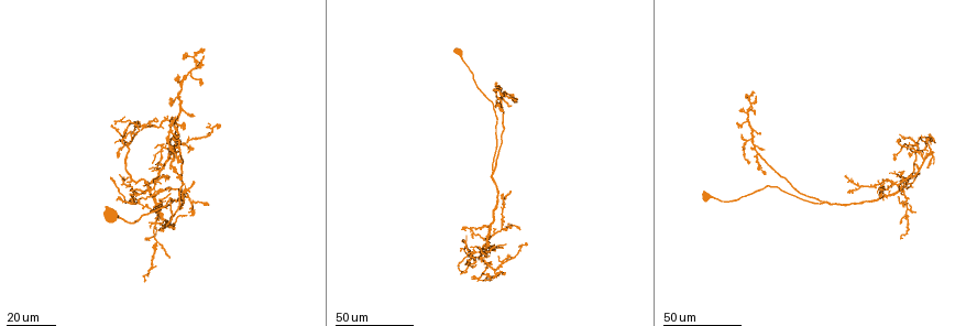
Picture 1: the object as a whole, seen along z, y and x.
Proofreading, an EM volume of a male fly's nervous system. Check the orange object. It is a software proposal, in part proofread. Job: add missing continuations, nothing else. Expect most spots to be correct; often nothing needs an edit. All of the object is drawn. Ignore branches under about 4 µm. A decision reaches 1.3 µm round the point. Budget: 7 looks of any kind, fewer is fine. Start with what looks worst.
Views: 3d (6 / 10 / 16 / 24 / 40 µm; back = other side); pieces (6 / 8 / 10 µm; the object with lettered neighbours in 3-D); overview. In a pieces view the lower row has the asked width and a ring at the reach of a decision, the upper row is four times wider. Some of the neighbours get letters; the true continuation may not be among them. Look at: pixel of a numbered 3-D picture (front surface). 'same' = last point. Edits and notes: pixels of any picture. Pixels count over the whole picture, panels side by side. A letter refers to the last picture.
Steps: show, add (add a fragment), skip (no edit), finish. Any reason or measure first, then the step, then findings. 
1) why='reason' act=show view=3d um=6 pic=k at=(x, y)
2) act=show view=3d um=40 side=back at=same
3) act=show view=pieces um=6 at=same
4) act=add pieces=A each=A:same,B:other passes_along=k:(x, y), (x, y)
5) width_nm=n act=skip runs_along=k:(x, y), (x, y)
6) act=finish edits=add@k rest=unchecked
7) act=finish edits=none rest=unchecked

why='branch stops here' act=show view=3d um=24 pic=1 at=(764, 149)

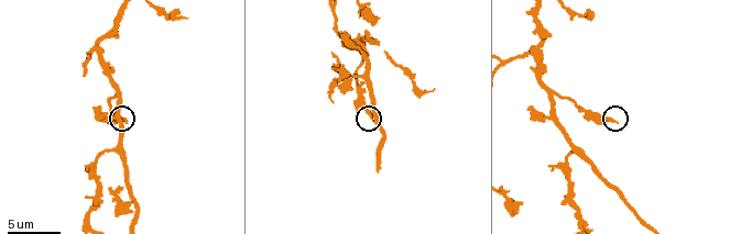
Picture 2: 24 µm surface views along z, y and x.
why='what lies round it' act=show view=pieces um=6 pic=2 at=(615, 121)

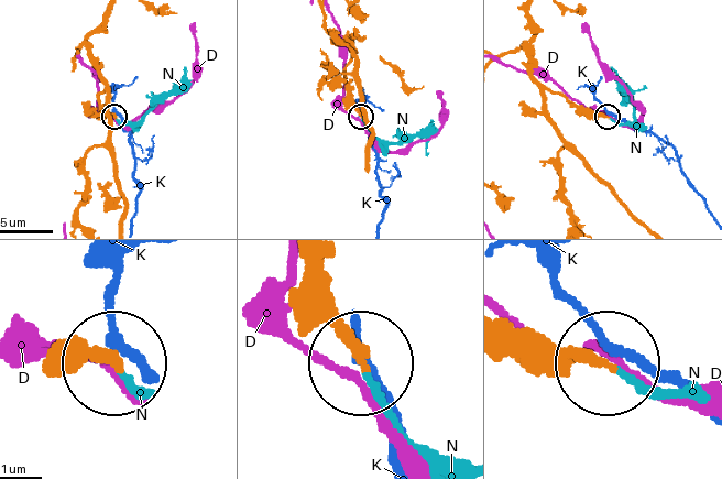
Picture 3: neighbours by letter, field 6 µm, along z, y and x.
act=add pieces=N each=D:other,K:other,N:same passes_along=3:(88, 343), (140, 388) found='the neuron continues'

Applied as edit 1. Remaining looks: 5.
act=show view=overview

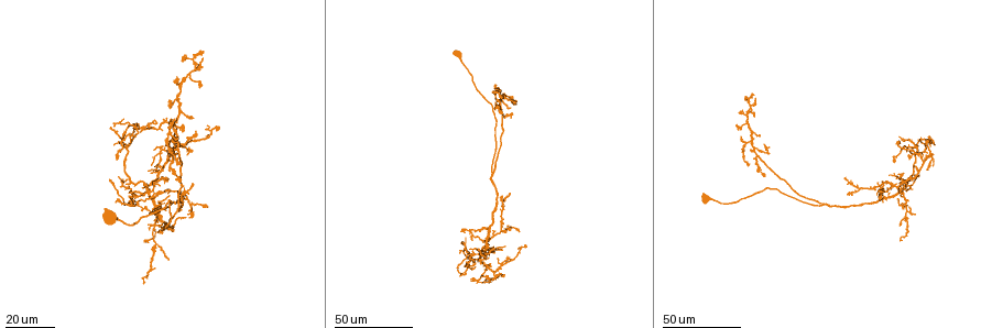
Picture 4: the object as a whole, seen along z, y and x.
why='long arm stops here' act=show view=3d um=40 pic=4 at=(897, 199)

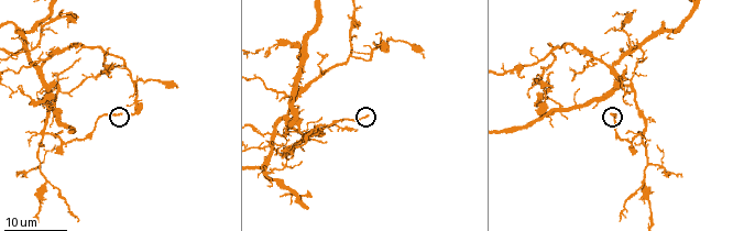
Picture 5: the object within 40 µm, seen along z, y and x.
act=show view=3d um=10 pic=5 at=(120, 111)

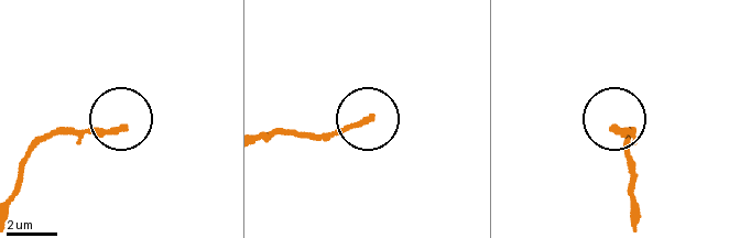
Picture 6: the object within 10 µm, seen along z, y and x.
act=show view=pieces um=6 pic=6 at=(616, 127)

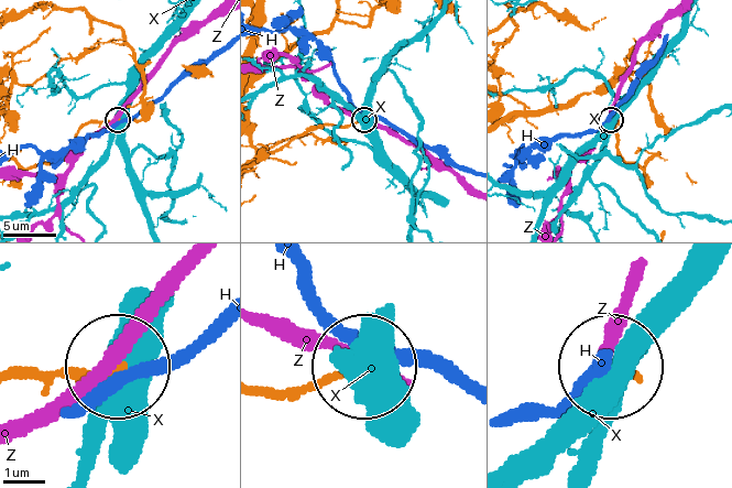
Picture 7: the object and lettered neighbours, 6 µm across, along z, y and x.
act=skip each=H:other,X:other,Z:other runs_along=7:(18, 376), (109, 368) found='none of them fits'

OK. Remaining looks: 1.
act=finish edits=add@3 rest=unchecked

